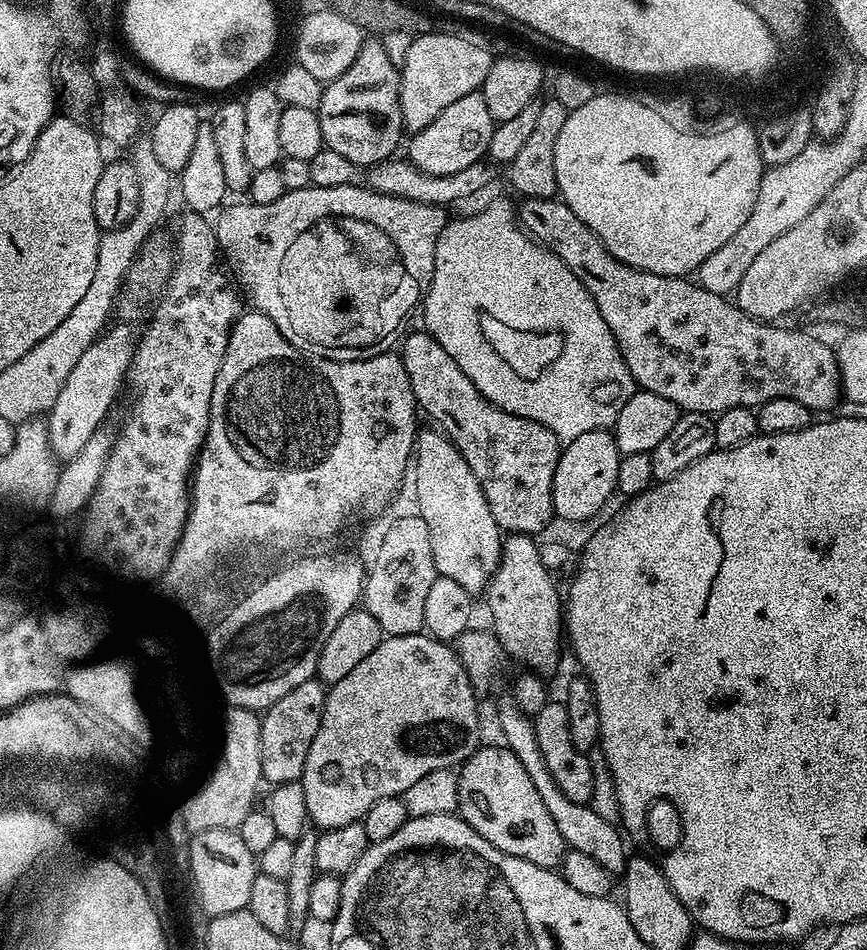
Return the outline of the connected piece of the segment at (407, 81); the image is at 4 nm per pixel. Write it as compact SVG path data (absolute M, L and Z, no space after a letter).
M425 31L417 35L416 41L408 48L404 56L404 66L399 69L400 77L400 105L404 127L409 133L420 132L423 128L431 129L436 121L449 111L448 108L456 100L464 100L472 91L483 89L486 74L490 74L493 53L488 53L480 44L467 40L464 36L451 36L448 32Z

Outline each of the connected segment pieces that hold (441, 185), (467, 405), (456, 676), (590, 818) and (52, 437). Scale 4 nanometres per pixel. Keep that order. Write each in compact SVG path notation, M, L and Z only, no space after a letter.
M390 158L381 164L373 165L367 172L367 187L378 193L390 194L394 197L410 198L411 201L426 202L430 205L449 206L452 202L466 200L484 188L488 187L494 180L497 167L486 162L472 162L464 168L453 169L450 174L430 174L431 171L420 169L407 159L396 160Z
M419 331L412 332L405 338L404 352L402 351L406 374L410 378L419 411L423 415L425 412L430 419L437 420L440 423L437 424L439 431L455 444L462 458L466 458L470 470L474 470L474 478L478 478L482 486L491 514L501 531L513 535L538 535L555 515L552 487L556 464L562 451L561 441L557 440L549 428L543 428L531 420L523 420L521 416L504 412L488 403L488 399L476 389L474 382L470 382L458 362L454 362L454 358L446 354L444 347L428 331Z
M431 634L385 635L381 639L380 645L370 654L366 654L366 658L362 658L362 662L358 662L358 666L354 666L354 670L350 670L350 674L346 674L346 678L342 678L327 689L324 698L324 714L320 718L318 734L310 746L310 754L306 758L302 777L309 821L320 830L355 824L363 821L365 819L363 816L367 817L373 806L380 800L403 797L410 790L410 786L413 786L420 779L426 778L431 772L443 768L455 769L457 766L463 765L464 761L469 760L482 744L480 741L480 712L476 709L476 697L478 697L478 692L472 687L463 661L445 641L437 640Z
M507 703L500 708L500 732L504 735L503 743L516 755L518 762L526 766L526 774L530 774L530 782L534 782L534 790L542 794L542 802L546 805L546 810L550 810L550 818L554 818L554 826L558 826L558 834L562 834L565 845L571 850L581 851L587 857L594 858L598 866L609 874L623 873L628 866L629 853L624 852L625 837L621 829L615 823L612 825L602 813L595 812L592 806L570 802L570 798L566 798L566 794L558 786L542 758L535 723L525 716L515 703Z
M114 324L101 332L86 350L86 354L78 358L74 370L70 370L70 378L66 378L62 390L58 390L54 406L46 413L48 441L52 452L61 461L73 458L74 454L93 437L94 432L102 427L112 403L116 400L120 382L122 384L125 381L138 336L135 331L132 333L130 325Z

